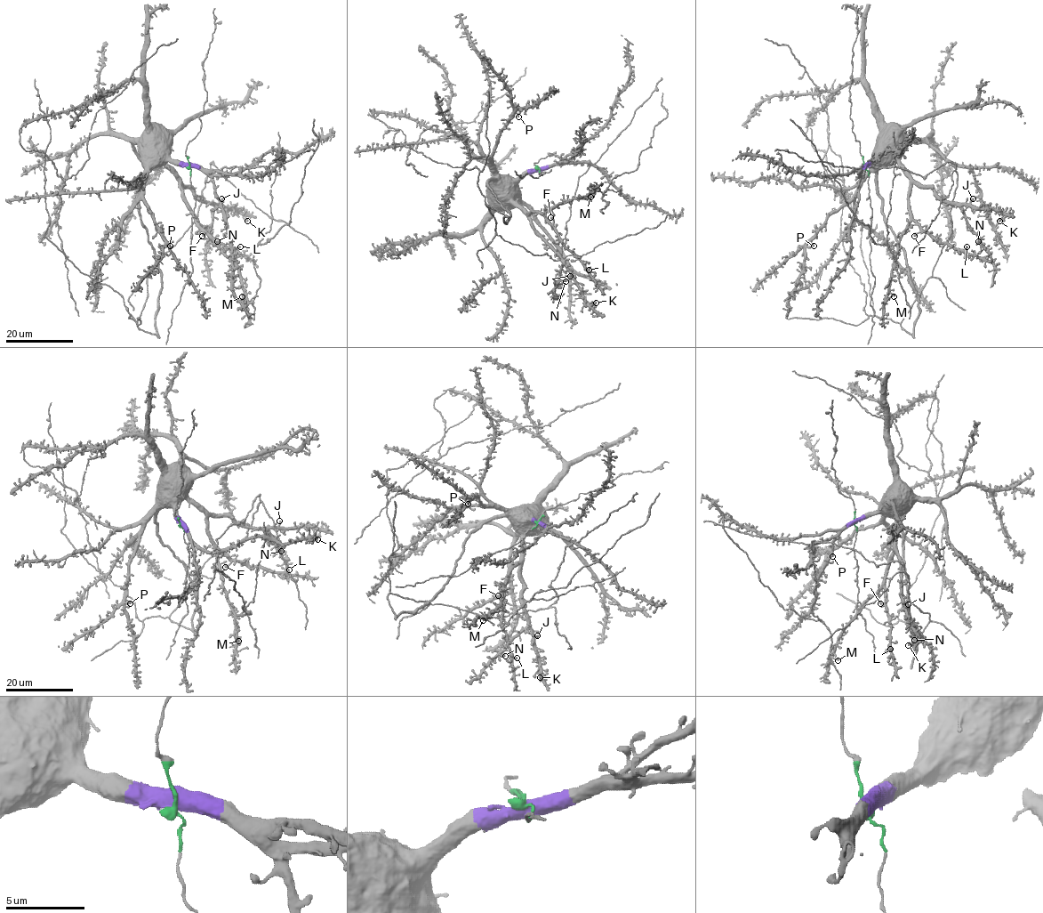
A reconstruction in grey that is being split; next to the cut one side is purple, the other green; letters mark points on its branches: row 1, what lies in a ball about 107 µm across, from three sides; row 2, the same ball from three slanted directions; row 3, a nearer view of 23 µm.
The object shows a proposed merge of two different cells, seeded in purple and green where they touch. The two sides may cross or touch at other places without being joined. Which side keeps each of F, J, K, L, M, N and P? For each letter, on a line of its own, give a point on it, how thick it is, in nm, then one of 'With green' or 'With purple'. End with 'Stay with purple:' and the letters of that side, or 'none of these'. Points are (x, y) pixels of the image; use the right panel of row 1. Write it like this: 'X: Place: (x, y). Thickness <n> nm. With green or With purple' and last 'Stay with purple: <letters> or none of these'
F: Place: (914, 236). Thickness 440 nm. With purple
J: Place: (973, 198). Thickness 440 nm. With purple
K: Place: (999, 221). Thickness 440 nm. With purple
L: Place: (966, 246). Thickness 360 nm. With purple
M: Place: (894, 296). Thickness 280 nm. With purple
N: Place: (978, 241). Thickness 380 nm. With purple
P: Place: (814, 246). Thickness 420 nm. With purple
Stay with purple: F, J, K, L, M, N, P

